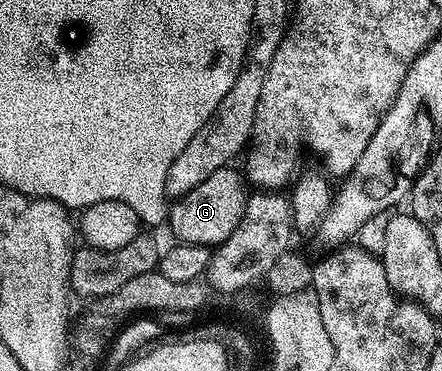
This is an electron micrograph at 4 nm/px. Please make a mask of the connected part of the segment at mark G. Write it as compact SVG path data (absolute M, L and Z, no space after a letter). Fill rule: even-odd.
M229 166L214 170L210 178L204 179L201 184L194 186L194 190L179 197L171 205L166 224L172 227L179 243L219 246L223 240L230 238L230 234L234 234L238 222L242 222L242 214L250 195L249 189L244 189L245 177L241 173L240 177L234 169Z

